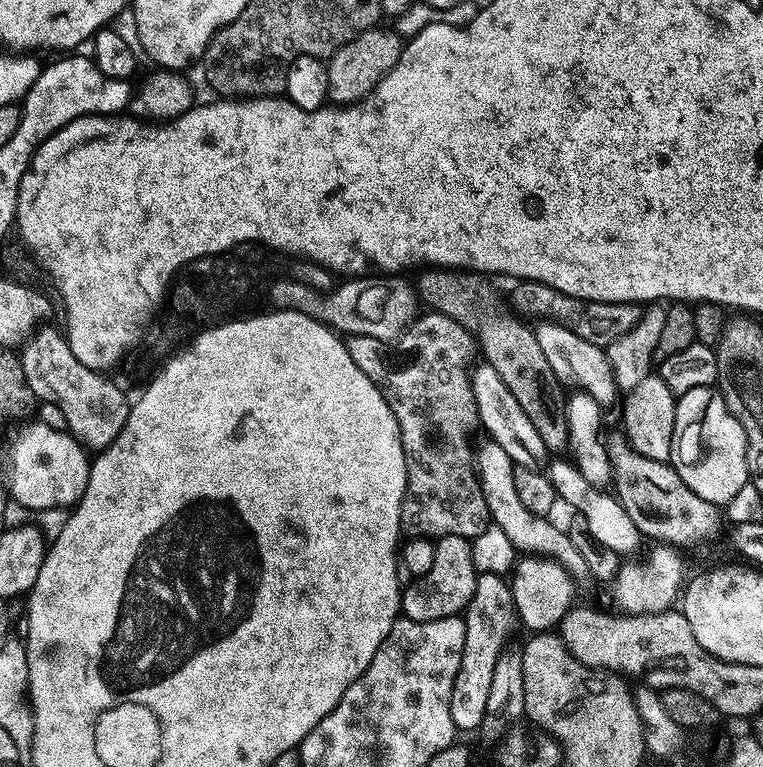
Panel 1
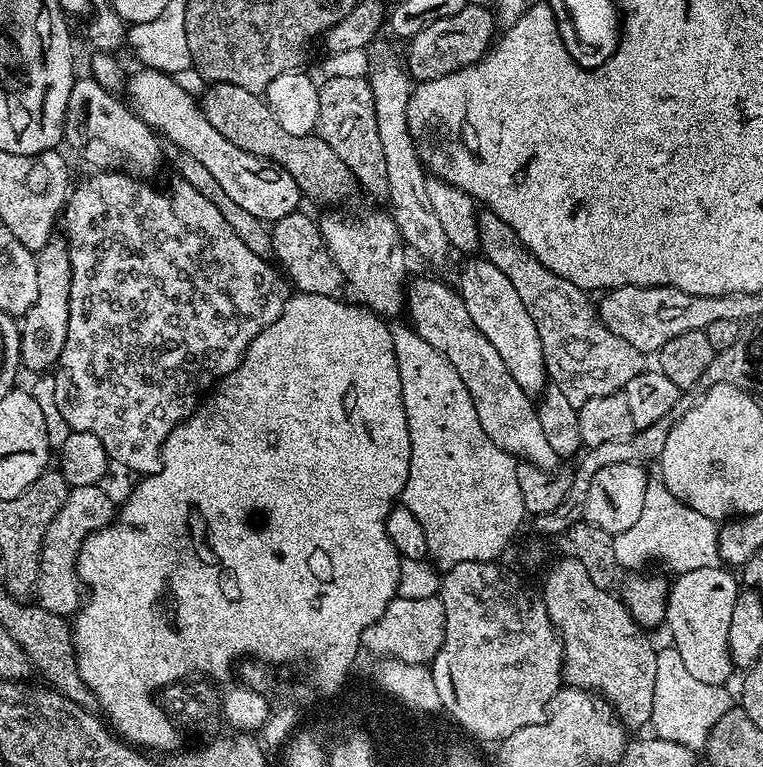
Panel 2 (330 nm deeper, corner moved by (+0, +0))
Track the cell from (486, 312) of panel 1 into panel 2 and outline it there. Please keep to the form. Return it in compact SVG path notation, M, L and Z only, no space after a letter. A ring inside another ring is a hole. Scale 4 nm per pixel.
M213 84L207 90L209 92L205 94L204 100L202 96L202 107L210 126L214 126L222 138L234 142L238 150L246 150L246 154L254 154L259 160L286 170L286 174L298 182L301 197L308 199L309 196L316 204L340 206L343 200L350 199L358 192L356 179L346 162L342 162L342 158L338 158L338 154L334 154L334 150L330 150L330 146L326 146L320 136L288 133L278 123L278 118L274 118L263 95L229 84Z

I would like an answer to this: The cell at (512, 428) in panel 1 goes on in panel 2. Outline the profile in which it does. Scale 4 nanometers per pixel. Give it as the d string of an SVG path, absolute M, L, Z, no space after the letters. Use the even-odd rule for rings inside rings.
M340 210L329 212L332 212L329 216L319 217L320 233L334 262L338 262L338 270L342 270L345 285L353 288L361 296L359 299L377 314L388 317L394 315L395 312L403 313L406 308L406 285L410 280L410 275L408 276L409 253L406 251L404 241L400 239L400 231L392 221L391 215L387 211L368 212L365 216L343 216Z

